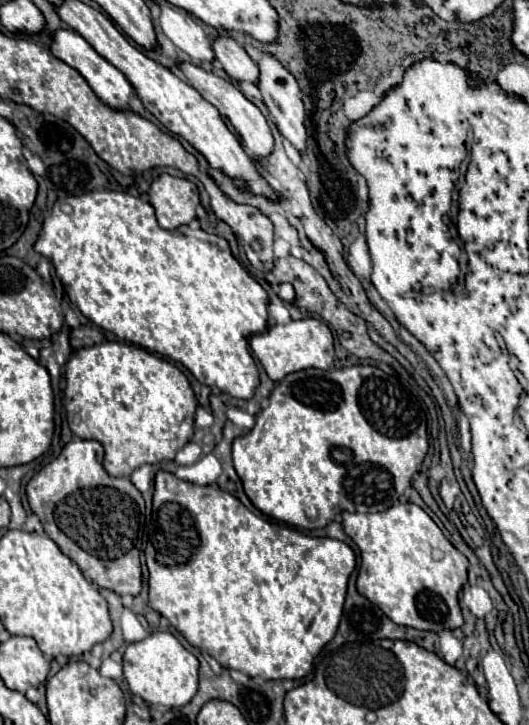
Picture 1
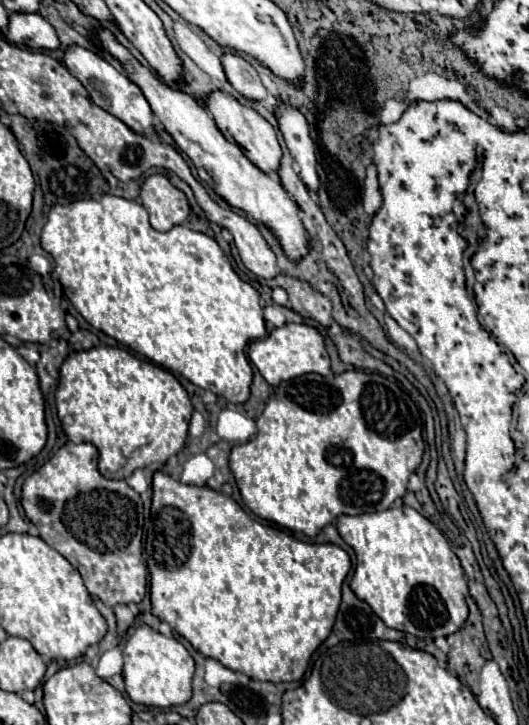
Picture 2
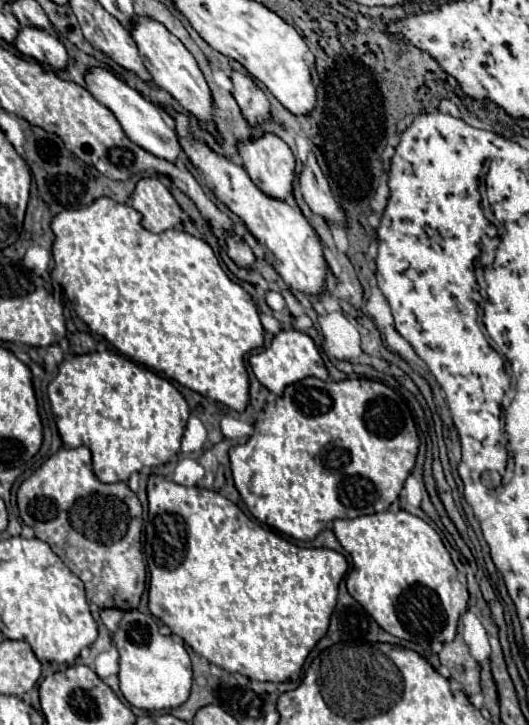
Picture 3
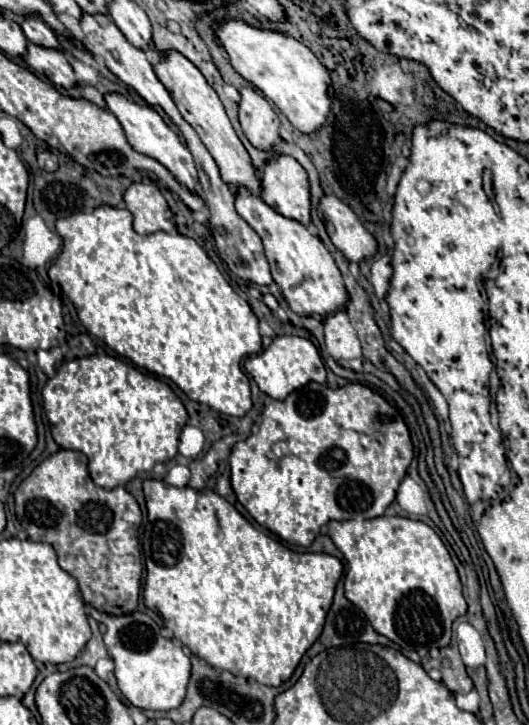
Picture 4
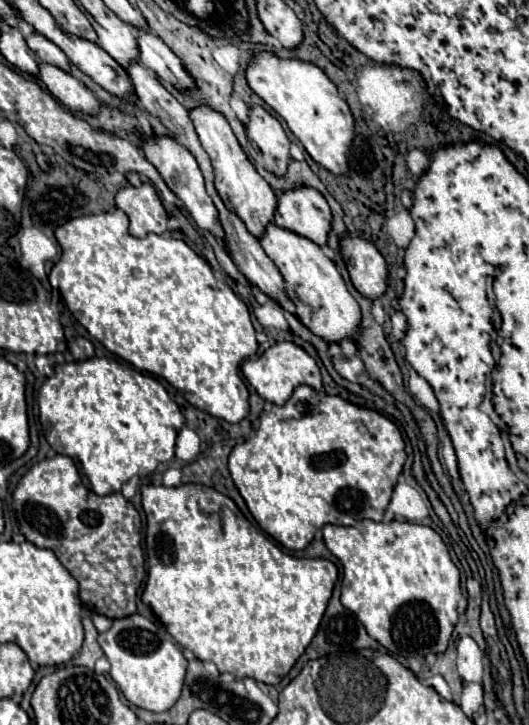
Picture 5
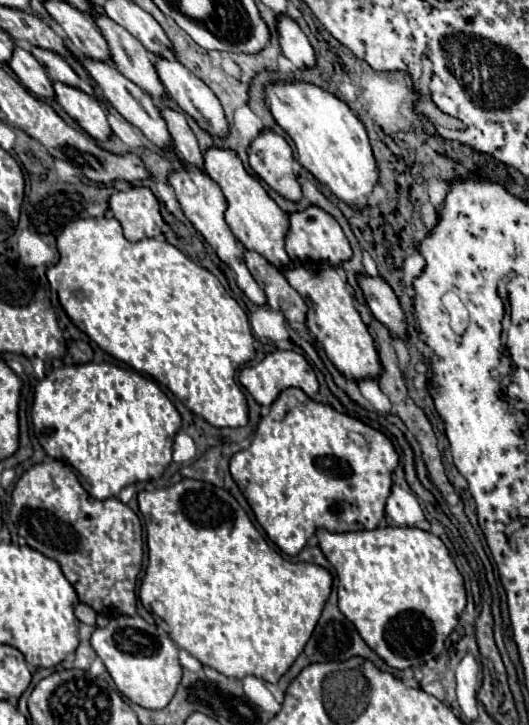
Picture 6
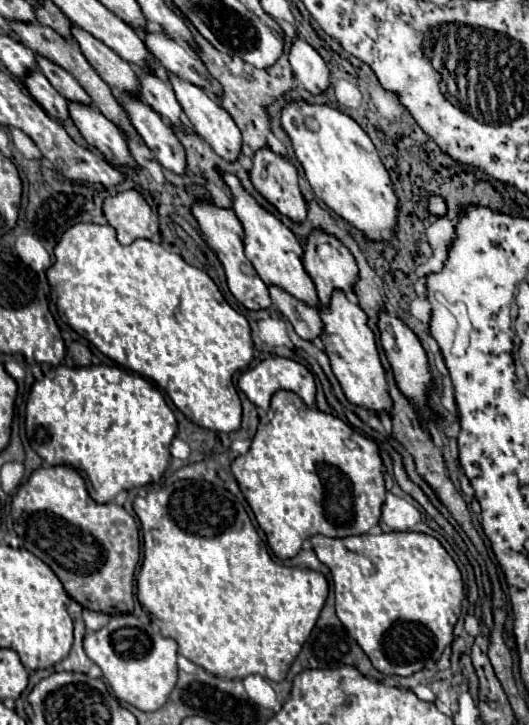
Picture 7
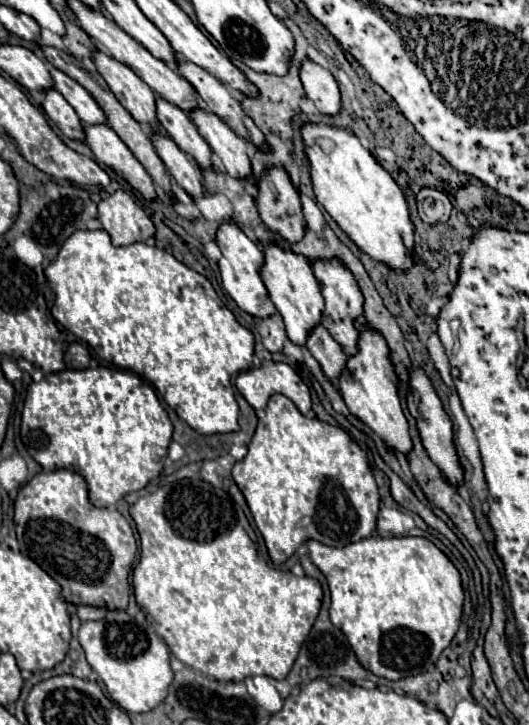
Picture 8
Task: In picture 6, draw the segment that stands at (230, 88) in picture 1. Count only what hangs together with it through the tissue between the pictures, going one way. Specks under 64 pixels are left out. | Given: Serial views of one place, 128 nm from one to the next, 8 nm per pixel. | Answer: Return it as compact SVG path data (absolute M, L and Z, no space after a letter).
M308 206L306 210L298 210L288 214L288 232L286 232L286 252L292 260L326 260L328 264L340 264L352 256L348 240L340 228L340 224L320 206Z

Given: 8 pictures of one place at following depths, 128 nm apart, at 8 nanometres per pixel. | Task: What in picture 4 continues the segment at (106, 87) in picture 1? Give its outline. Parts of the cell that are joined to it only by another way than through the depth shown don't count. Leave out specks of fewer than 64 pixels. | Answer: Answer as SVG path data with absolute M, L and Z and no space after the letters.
M108 92L104 94L104 100L108 104L108 110L118 118L118 122L122 124L124 132L126 132L126 138L130 142L130 146L140 152L140 154L146 154L154 160L158 160L160 164L164 164L174 176L176 180L180 180L188 190L194 190L194 184L198 180L196 176L196 166L194 166L194 160L192 160L192 154L190 150L180 142L178 134L162 120L162 116L148 104L138 104L134 102L132 98L120 94L120 92Z

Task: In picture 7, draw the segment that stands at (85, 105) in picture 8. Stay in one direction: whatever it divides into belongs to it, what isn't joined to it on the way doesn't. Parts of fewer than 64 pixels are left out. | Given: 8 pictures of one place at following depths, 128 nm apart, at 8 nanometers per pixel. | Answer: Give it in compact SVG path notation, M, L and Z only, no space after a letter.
M36 56L36 66L42 70L42 74L50 80L50 84L68 100L76 100L76 102L82 102L82 104L92 104L90 96L84 92L84 88L76 82L76 78L66 72L64 68L60 68L58 64L50 62L48 58L44 56Z

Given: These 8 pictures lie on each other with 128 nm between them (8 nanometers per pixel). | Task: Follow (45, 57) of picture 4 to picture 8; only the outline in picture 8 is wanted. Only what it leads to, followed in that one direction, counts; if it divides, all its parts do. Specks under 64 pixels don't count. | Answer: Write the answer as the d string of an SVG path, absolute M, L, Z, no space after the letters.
M84 124L84 134L86 134L86 144L90 146L100 164L112 168L144 198L148 200L156 198L152 178L108 124Z

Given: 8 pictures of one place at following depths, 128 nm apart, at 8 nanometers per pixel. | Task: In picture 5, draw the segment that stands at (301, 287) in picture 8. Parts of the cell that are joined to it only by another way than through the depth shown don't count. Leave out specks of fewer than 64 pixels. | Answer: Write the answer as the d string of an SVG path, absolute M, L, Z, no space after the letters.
M200 104L196 108L190 108L188 116L194 122L196 134L198 134L204 150L208 152L208 156L212 160L214 174L216 174L214 184L216 184L216 190L222 196L226 208L236 212L242 218L242 222L246 224L248 232L254 234L256 238L260 238L264 228L266 228L266 224L272 222L272 212L276 210L276 194L274 194L274 190L258 174L254 164L244 154L244 150L238 144L238 140L236 140L236 136L232 132L228 120L224 118L224 114L220 114L210 104Z

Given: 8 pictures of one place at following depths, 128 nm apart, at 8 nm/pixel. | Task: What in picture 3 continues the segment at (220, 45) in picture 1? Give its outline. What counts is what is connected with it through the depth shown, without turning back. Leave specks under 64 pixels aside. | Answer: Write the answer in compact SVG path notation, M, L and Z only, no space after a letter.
M232 70L230 80L234 84L234 98L242 108L242 114L248 118L250 124L258 124L270 118L270 104L266 100L264 90L254 82L254 78L246 72Z

